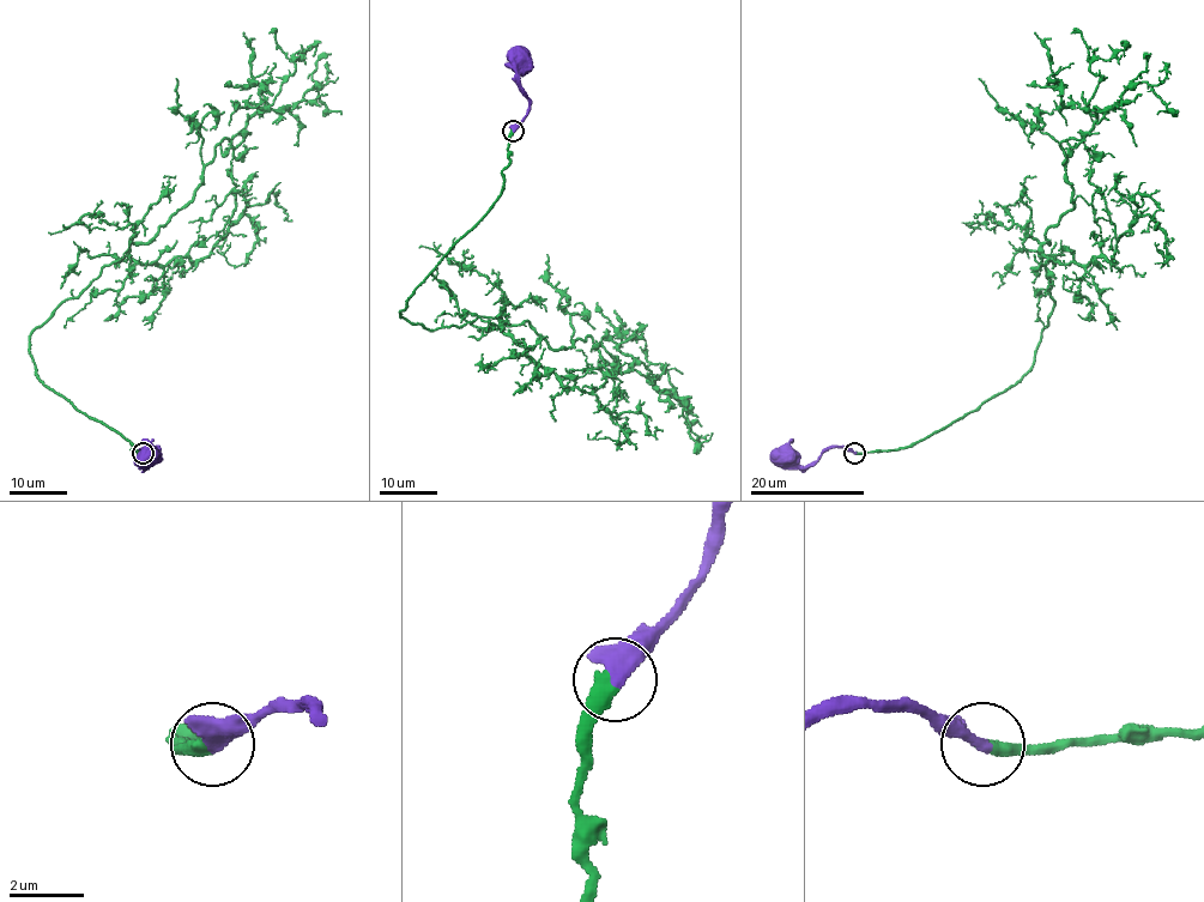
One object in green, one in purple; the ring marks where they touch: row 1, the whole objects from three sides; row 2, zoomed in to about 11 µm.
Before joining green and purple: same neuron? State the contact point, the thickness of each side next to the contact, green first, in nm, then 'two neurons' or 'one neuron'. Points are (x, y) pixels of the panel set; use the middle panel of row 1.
place (513, 131); calibres 440 and 500 nm; one neuron

